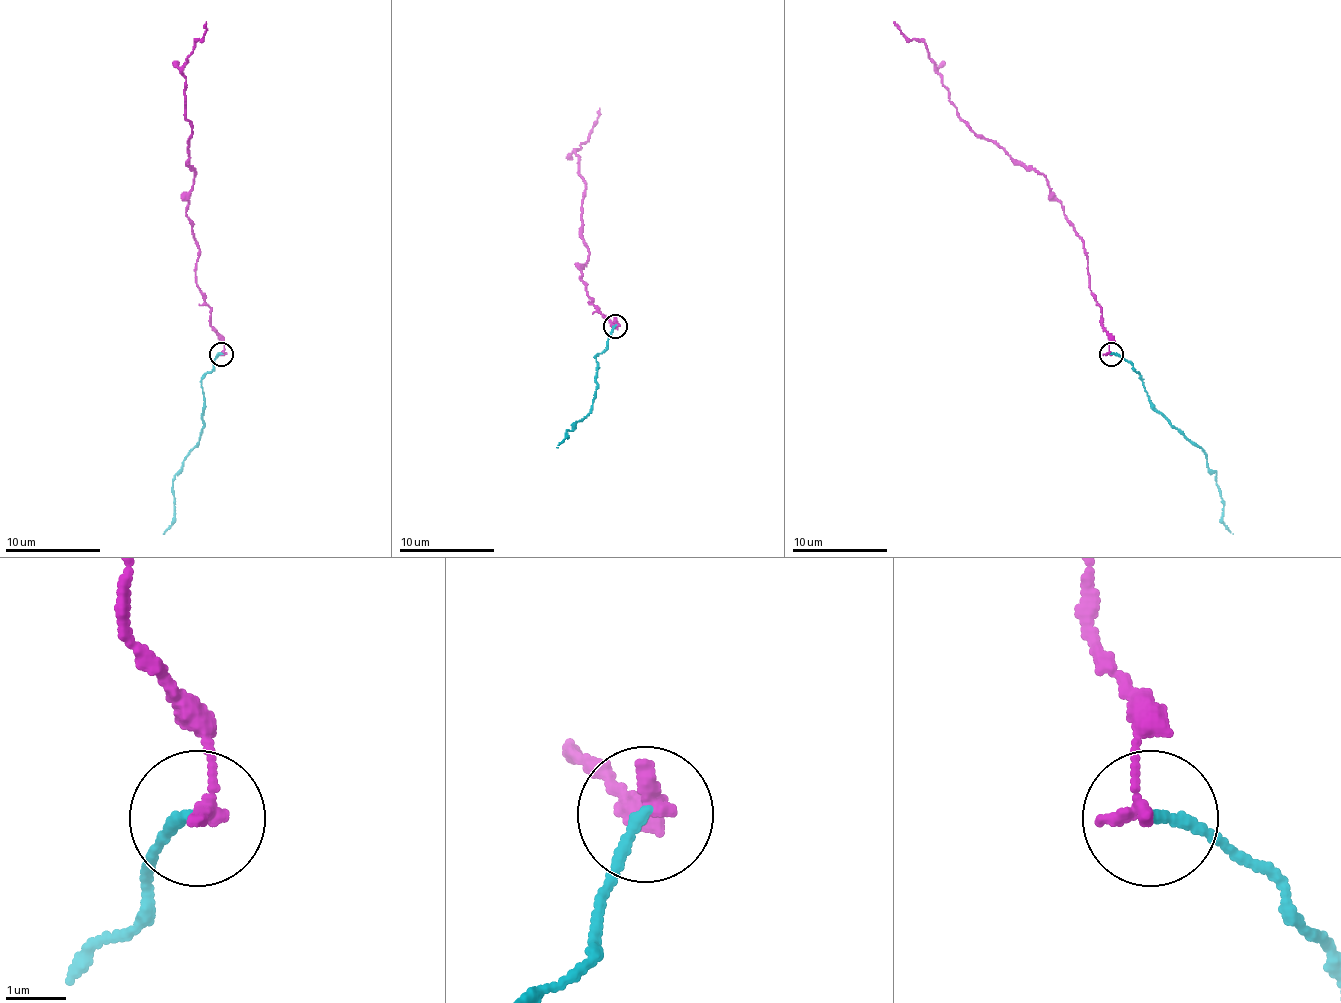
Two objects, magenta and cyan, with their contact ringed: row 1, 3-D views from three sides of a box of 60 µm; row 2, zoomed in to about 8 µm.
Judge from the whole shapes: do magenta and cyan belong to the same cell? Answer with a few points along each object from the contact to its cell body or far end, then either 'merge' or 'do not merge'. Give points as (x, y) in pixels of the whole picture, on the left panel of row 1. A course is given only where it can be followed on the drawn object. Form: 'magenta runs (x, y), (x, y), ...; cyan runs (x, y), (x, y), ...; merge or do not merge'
magenta runs (223, 354), (223, 338), (197, 285), (199, 245), (187, 216), (195, 173), (183, 66), (206, 21); cyan runs (221, 354), (202, 380), (204, 426), (199, 442), (173, 481), (173, 523), (164, 533); merge

